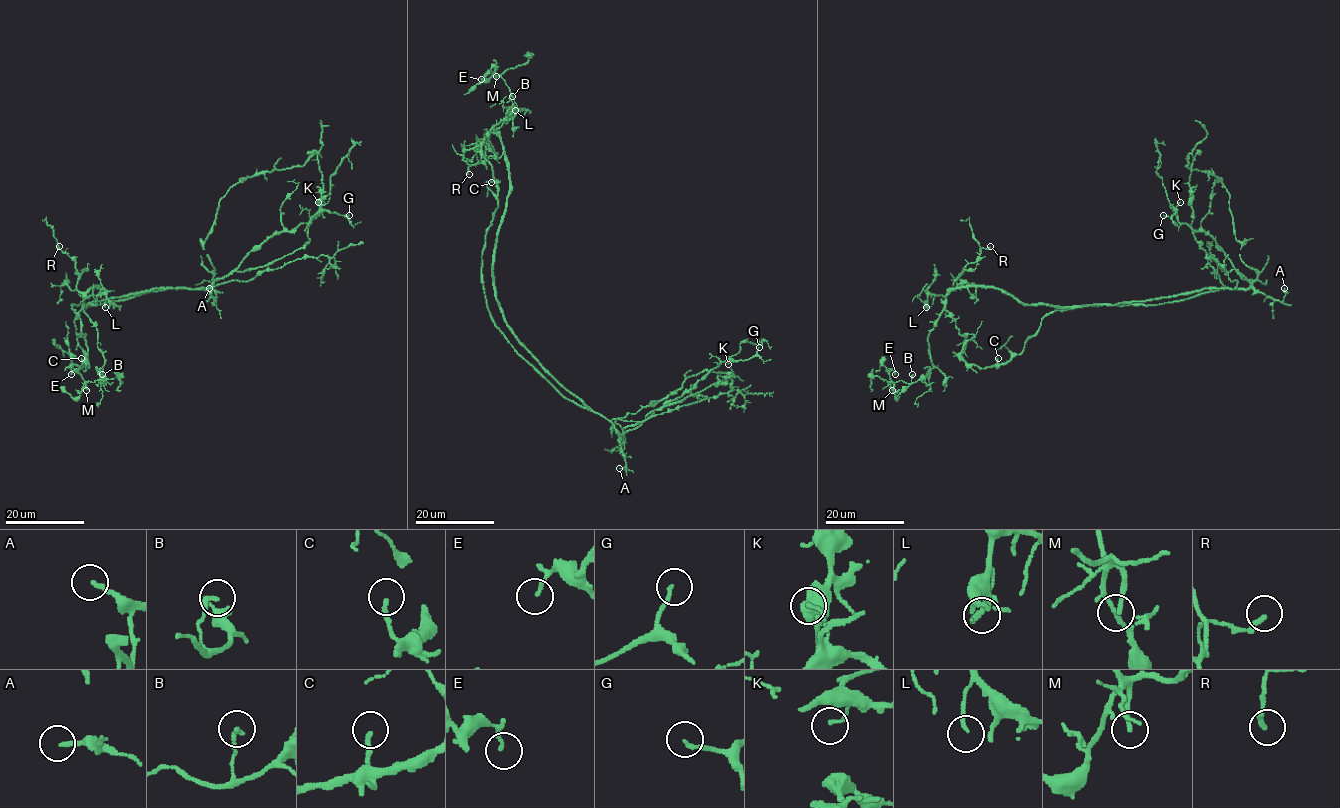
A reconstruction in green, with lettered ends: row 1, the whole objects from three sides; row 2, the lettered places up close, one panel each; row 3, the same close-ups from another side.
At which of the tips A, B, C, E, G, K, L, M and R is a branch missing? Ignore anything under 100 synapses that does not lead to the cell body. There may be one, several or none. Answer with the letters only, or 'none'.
none

